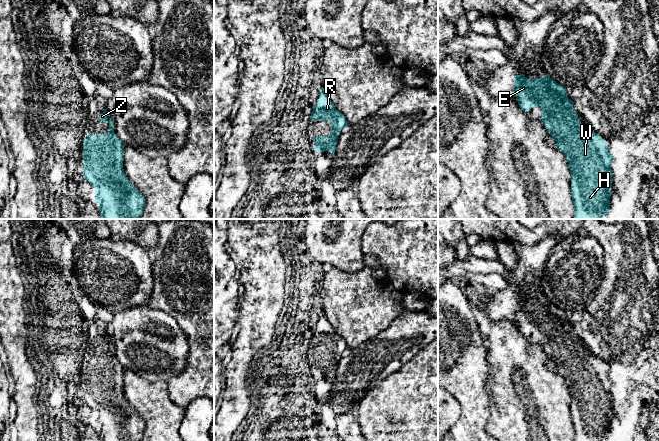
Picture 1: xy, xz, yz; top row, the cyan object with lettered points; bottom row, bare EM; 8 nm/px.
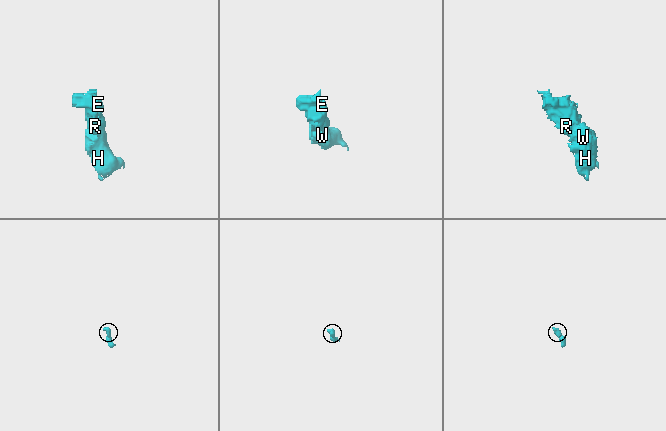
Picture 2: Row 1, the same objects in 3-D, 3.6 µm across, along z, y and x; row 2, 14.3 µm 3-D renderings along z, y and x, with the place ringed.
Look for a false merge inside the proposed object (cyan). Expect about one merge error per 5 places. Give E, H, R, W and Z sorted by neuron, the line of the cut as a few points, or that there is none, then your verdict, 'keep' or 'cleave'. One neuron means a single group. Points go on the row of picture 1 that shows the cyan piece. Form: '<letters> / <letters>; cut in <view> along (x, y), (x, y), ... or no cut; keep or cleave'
E H R W Z; no cut; keep

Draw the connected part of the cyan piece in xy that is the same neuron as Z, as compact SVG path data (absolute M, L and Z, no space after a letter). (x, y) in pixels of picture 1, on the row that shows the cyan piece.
M107 108L99 122L108 122L109 128L105 134L88 134L83 139L83 177L95 188L103 219L138 219L146 200L124 173L124 143L114 133L114 119L107 118Z

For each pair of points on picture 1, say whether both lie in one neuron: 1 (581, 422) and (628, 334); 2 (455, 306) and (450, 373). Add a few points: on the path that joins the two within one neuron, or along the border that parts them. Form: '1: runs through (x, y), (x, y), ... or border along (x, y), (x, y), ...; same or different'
1: runs through (590, 398), (590, 363), (604, 349); same
2: runs through (455, 323), (457, 335), (452, 340), (452, 356); same

